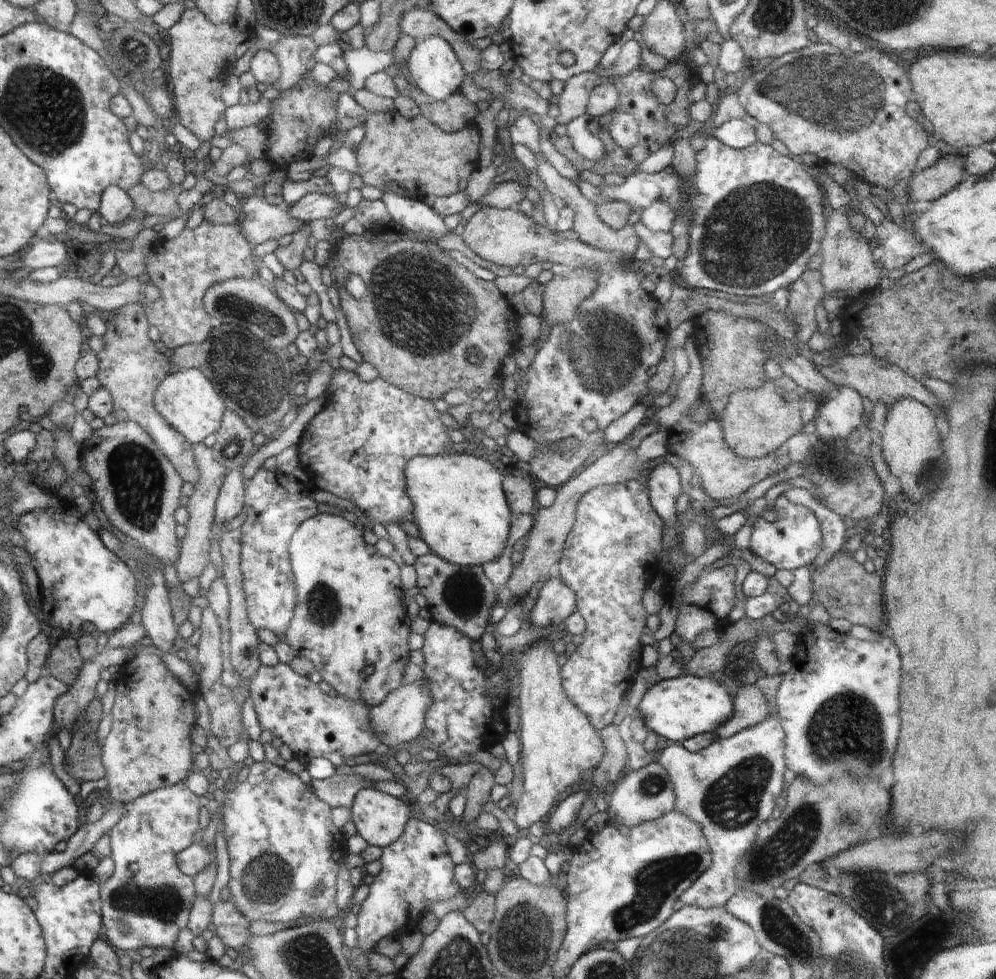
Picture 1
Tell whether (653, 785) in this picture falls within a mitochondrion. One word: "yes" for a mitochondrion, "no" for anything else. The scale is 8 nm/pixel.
yes

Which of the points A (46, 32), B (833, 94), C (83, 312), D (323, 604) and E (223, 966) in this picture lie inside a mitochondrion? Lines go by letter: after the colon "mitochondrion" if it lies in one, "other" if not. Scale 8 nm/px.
A: other
B: mitochondrion
C: other
D: mitochondrion
E: other

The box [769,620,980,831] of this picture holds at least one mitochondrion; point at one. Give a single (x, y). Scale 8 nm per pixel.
(848, 728)

